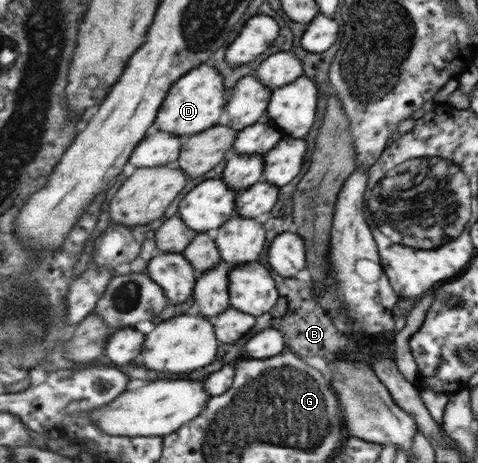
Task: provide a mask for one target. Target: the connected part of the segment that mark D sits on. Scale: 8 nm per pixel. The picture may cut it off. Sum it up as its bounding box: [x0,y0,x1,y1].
[155,62,225,138]

